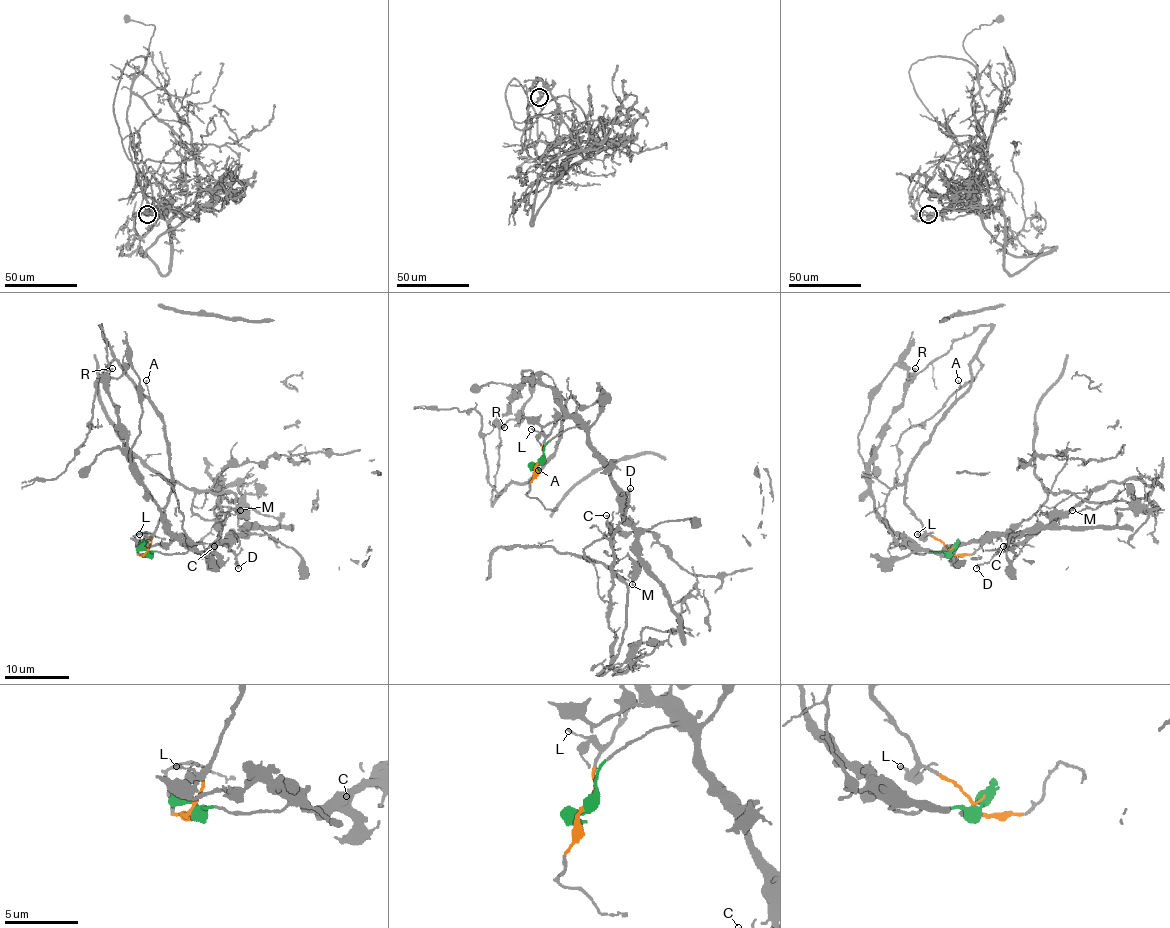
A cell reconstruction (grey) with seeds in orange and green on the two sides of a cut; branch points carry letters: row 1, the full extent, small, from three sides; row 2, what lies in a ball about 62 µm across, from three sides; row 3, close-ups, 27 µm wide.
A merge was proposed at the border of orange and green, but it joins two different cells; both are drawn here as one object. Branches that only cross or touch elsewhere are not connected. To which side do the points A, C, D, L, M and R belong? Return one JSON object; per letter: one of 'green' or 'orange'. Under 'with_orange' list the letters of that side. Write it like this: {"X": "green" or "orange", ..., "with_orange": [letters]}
{"A": "orange", "C": "green", "D": "green", "L": "orange", "M": "green", "R": "green", "with_orange": ["A", "L"]}

